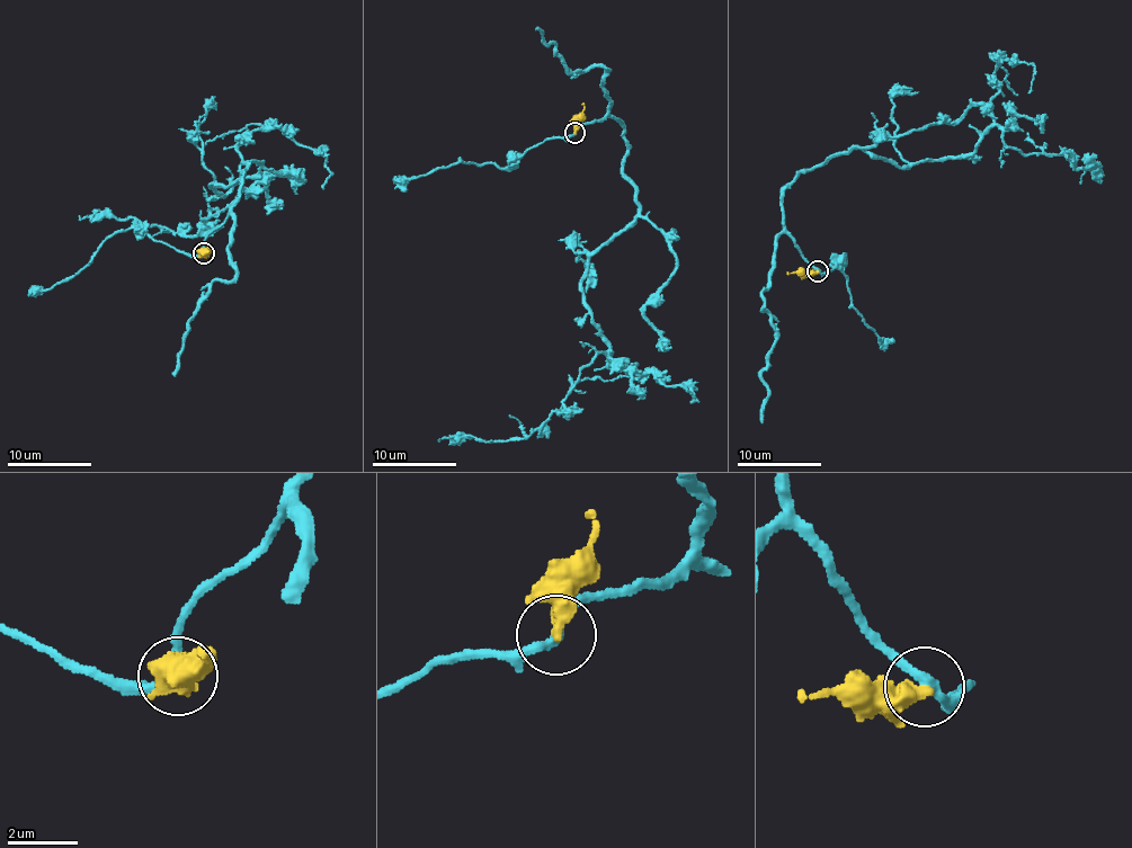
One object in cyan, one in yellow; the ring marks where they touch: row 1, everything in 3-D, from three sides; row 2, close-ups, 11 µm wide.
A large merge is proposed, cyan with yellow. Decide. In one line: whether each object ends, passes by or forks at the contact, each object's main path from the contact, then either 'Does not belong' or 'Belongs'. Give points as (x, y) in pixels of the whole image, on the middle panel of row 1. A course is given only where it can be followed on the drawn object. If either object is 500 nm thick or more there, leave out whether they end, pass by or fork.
At the ring cyan passes by. At the ring yellow ends. Course of cyan: (575, 132), (616, 119), (634, 188), (636, 217), (582, 280), (608, 350), (538, 429), (437, 442). Course of yellow: (575, 132), (575, 121), (585, 106), (582, 104). Does not belong

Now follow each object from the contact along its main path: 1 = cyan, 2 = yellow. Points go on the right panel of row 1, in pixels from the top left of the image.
1: (817, 271), (784, 229), (783, 193), (835, 157), (957, 159), (996, 126), (1027, 153), (1098, 162), (1102, 179)
2: (817, 271), (786, 271)

